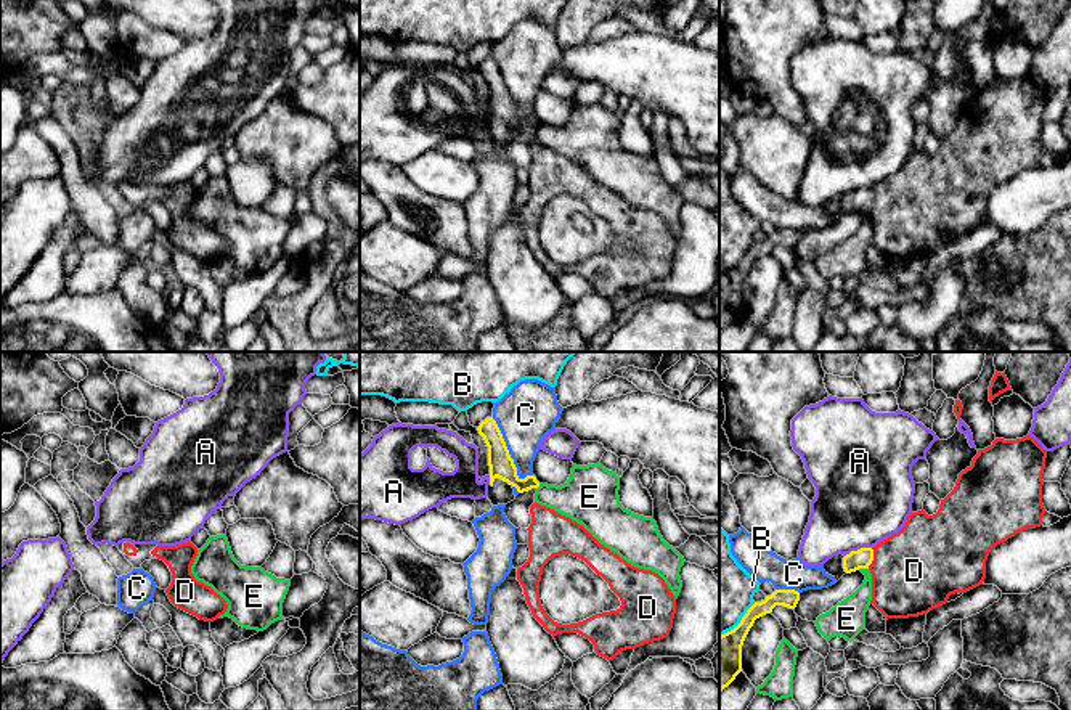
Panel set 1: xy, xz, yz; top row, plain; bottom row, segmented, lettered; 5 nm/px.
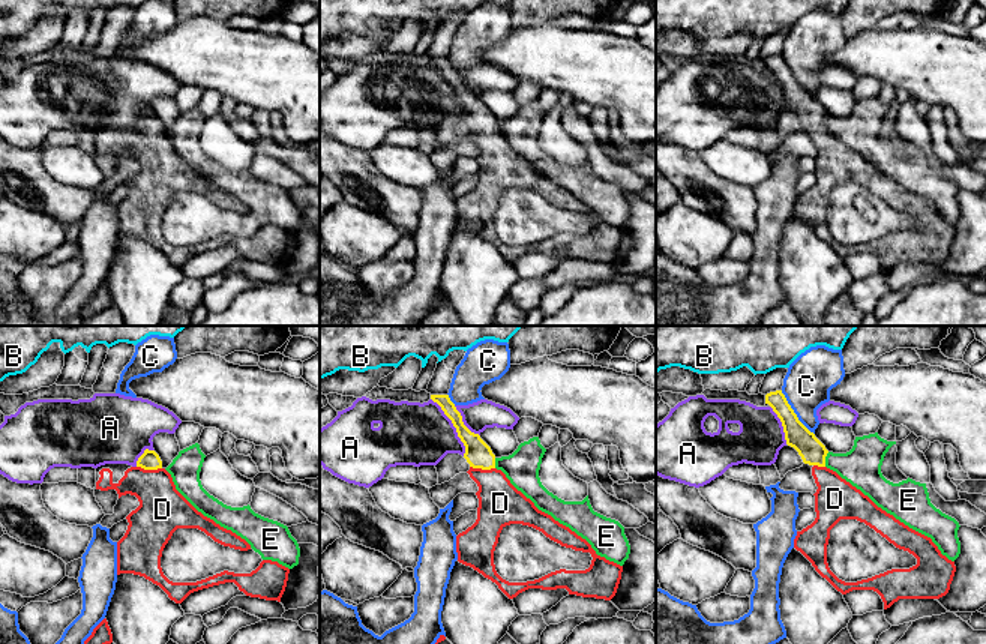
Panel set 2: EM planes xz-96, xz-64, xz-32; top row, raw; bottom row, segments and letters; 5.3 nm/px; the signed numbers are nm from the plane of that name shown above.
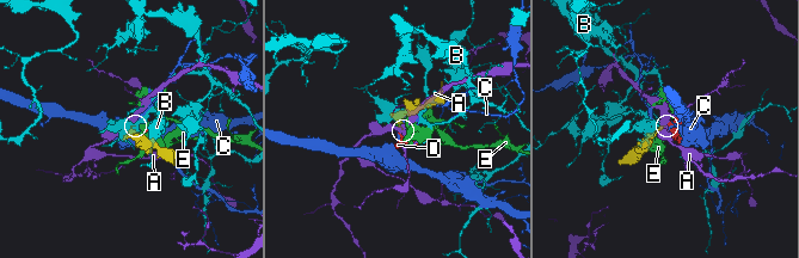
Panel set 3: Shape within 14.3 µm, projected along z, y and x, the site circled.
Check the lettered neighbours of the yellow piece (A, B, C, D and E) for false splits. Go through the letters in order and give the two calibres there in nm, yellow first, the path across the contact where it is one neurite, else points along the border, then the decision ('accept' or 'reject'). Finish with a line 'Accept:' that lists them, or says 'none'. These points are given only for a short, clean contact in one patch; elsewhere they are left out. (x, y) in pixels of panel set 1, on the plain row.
A: 100/460 nm | along yz (871, 187), (851, 190), (845, 196) | reject
B: 220/340 nm | reject
C: 120/280 nm | along xz (492, 58), (516, 113), (521, 118), (532, 116) | reject
D: 100/420 nm | across yz (863, 198), (872, 198), (914, 211) | accept
E: 100/160 nm | reject
Accept: D

